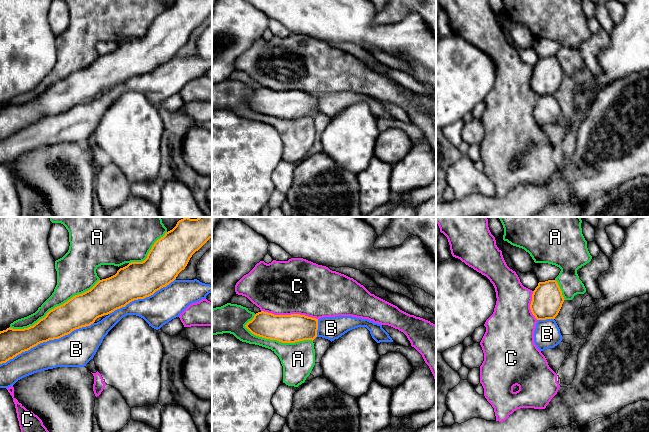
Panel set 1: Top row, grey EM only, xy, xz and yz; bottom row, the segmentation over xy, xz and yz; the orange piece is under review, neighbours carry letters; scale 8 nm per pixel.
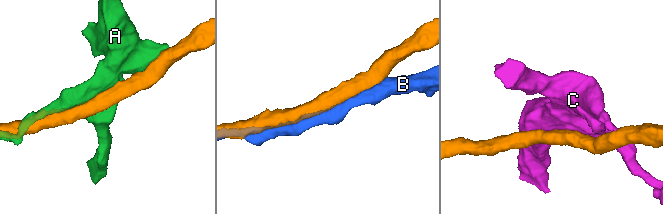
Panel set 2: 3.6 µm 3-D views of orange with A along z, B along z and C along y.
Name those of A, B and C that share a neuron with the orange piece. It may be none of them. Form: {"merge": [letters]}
{"merge": ["B"]}

